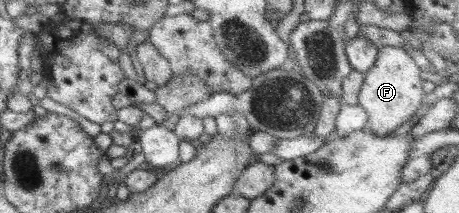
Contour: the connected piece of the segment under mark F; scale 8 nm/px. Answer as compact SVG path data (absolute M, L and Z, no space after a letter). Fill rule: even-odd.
M401 47L378 49L377 60L373 67L367 70L358 95L358 104L368 115L366 127L368 131L378 136L385 136L412 118L425 97L421 71L422 69L415 64L413 57L405 49Z

